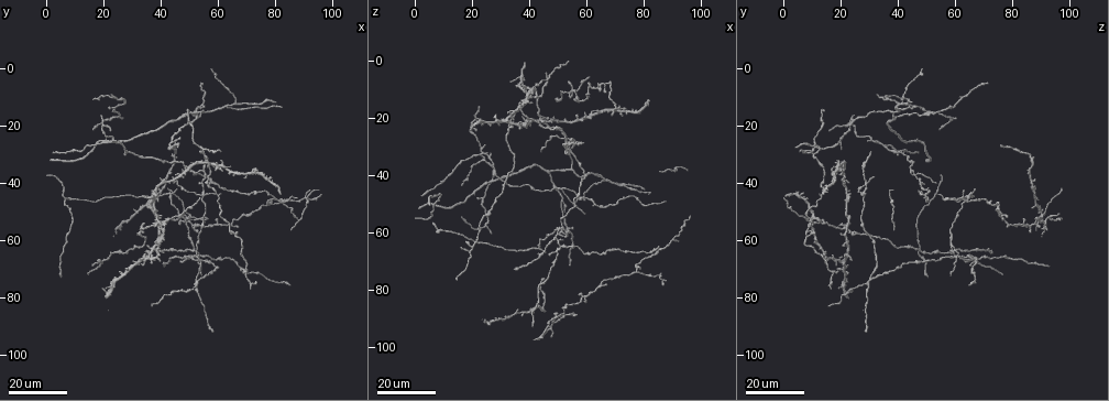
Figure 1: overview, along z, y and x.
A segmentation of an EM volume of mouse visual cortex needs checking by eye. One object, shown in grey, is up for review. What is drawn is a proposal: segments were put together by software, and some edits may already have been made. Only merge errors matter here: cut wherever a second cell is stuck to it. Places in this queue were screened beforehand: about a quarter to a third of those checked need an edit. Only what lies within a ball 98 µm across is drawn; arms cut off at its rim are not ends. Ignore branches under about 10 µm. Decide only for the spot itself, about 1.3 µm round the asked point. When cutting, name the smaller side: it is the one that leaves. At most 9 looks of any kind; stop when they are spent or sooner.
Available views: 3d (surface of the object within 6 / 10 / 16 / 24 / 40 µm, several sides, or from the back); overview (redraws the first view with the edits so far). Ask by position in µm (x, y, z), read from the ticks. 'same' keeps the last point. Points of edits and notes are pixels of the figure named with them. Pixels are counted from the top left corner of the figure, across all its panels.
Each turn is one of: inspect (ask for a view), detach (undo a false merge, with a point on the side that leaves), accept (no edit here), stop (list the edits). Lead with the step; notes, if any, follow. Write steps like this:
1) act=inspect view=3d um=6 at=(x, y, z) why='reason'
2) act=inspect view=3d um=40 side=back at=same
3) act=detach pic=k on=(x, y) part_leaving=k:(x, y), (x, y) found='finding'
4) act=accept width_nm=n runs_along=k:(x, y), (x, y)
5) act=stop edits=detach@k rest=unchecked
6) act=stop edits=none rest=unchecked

act=inspect view=3d um=24 at=(47, 16, 39) why='side arm on a straight run'

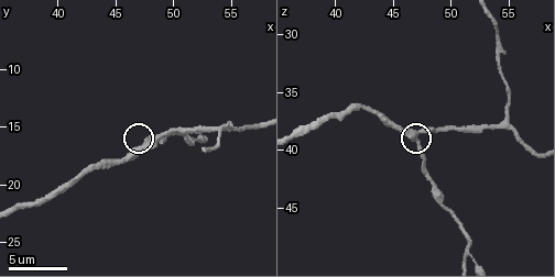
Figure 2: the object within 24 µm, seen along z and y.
act=inspect view=3d um=10 at=(46.8, 17.0, 39.4) why='closer look'

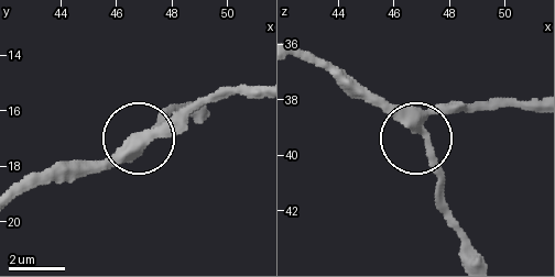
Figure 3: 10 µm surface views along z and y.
act=accept width_nm=340 runs_along=3:(534, 100), (491, 100), (435, 114), (425, 142), (447, 203) found='all the same cell'

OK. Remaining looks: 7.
act=inspect view=3d um=16 at=(24, 14, 47) why='three-way junction'

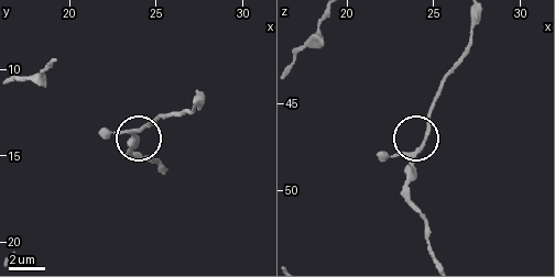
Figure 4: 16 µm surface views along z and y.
act=inspect view=3d um=6 at=(23.9, 13.6, 47.9)

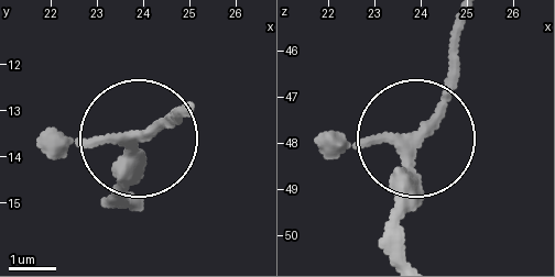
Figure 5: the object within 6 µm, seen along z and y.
act=inspect view=3d um=6 side=back at=(23.95, 13.55, 47.80) why='other side'

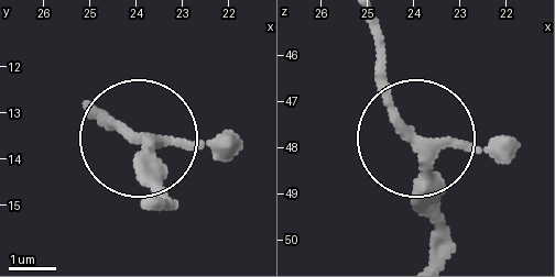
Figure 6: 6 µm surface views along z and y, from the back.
act=accept runs_along=6:(428, 254), (428, 159), (389, 100), (373, 33) found='continuous, no second cell'

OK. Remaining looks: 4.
act=inspect view=3d um=16 at=(70, 43, 51) why='calibre changes'

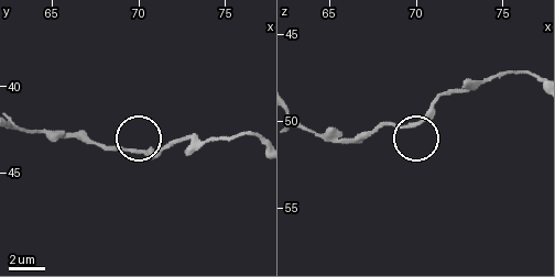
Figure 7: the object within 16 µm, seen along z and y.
act=inspect view=3d um=6 at=(69.7, 43.7, 50.3)

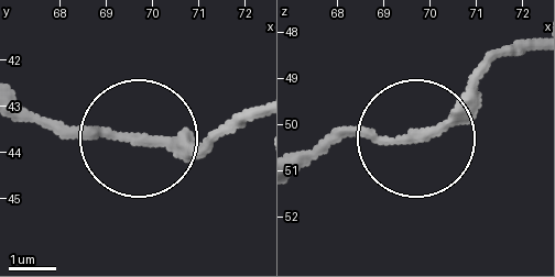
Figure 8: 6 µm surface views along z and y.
act=accept width_nm=190 runs_along=8:(23, 110), (71, 130), (188, 145), (231, 130) found='continuous, no second cell'

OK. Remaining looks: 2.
act=inspect view=3d um=24 at=(63, 13, 40) why='three arms meet'

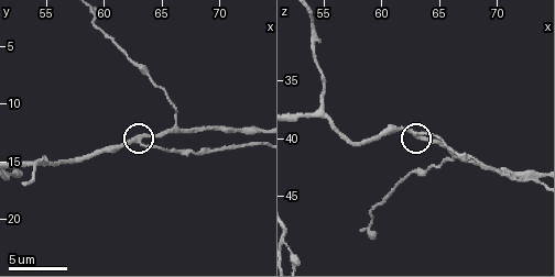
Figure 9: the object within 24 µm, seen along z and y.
act=inspect view=3d um=10 at=(63.0, 13.0, 39.8)

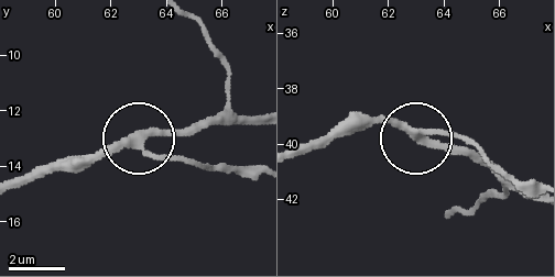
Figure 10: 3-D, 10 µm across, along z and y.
act=accept side_arm_um=22 runs_along=10:(20, 187), (149, 137), (203, 125) found='all the same cell'

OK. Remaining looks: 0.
act=stop edits=none rest=unchecked

